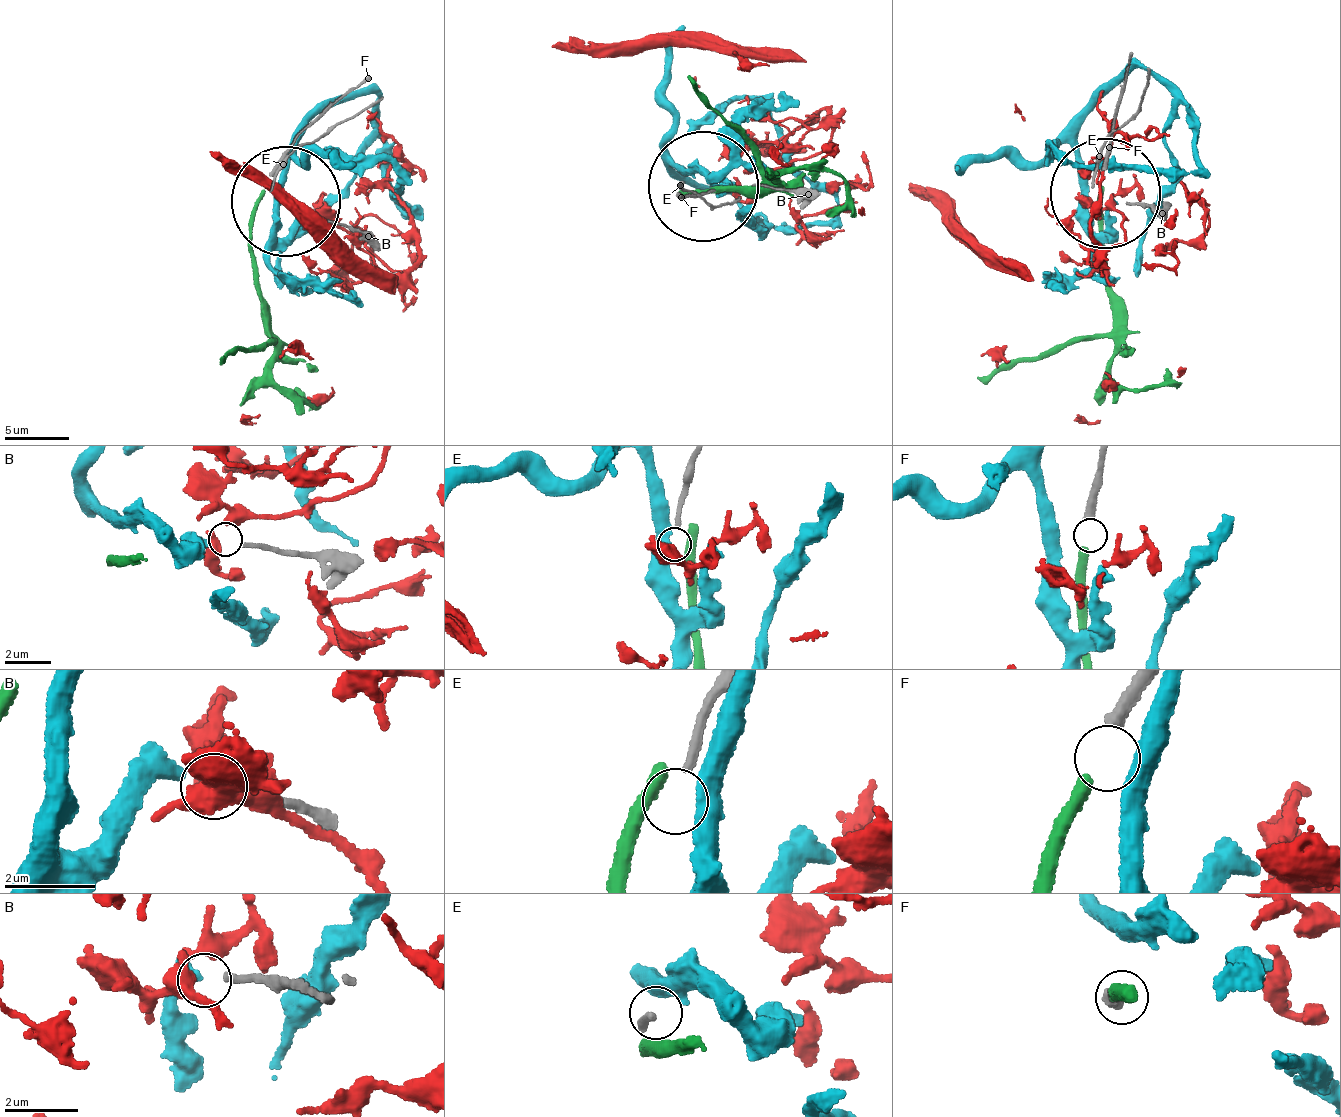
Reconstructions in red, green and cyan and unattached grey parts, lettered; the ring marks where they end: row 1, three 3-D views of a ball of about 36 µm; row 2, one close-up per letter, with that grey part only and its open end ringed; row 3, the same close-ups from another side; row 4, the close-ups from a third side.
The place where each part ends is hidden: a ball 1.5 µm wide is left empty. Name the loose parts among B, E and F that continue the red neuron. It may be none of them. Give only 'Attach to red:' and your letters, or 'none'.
Attach to red: none

